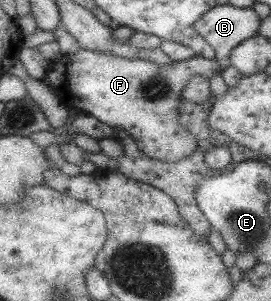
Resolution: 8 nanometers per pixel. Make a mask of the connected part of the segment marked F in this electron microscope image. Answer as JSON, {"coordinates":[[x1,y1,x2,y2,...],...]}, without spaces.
{"coordinates":[[80,48,75,53,66,53,56,62,50,62,45,73,46,83,54,95,60,98,62,105,68,109,76,109,79,113,93,115,110,127,125,129,138,144,138,147,152,159,170,163,190,157,198,147,197,139,179,122,179,107,183,102,184,88,193,77,201,75,210,80,213,75,221,73,222,67,215,59,194,56,184,61,173,61,160,66,149,59,130,59,108,52]]}

